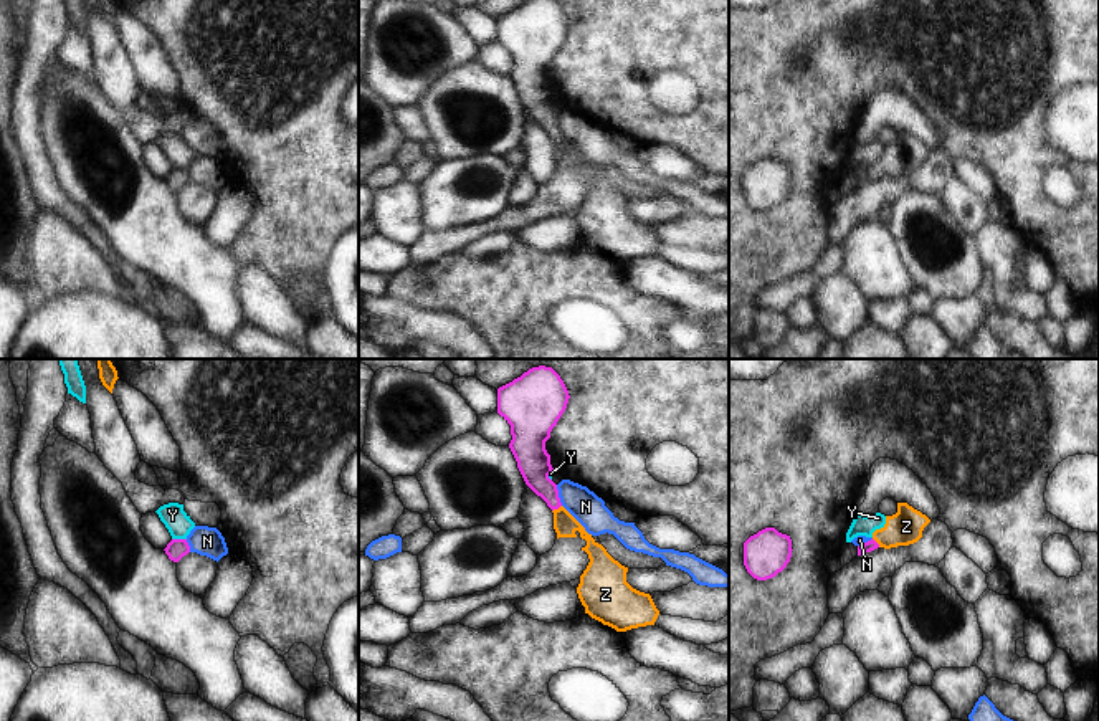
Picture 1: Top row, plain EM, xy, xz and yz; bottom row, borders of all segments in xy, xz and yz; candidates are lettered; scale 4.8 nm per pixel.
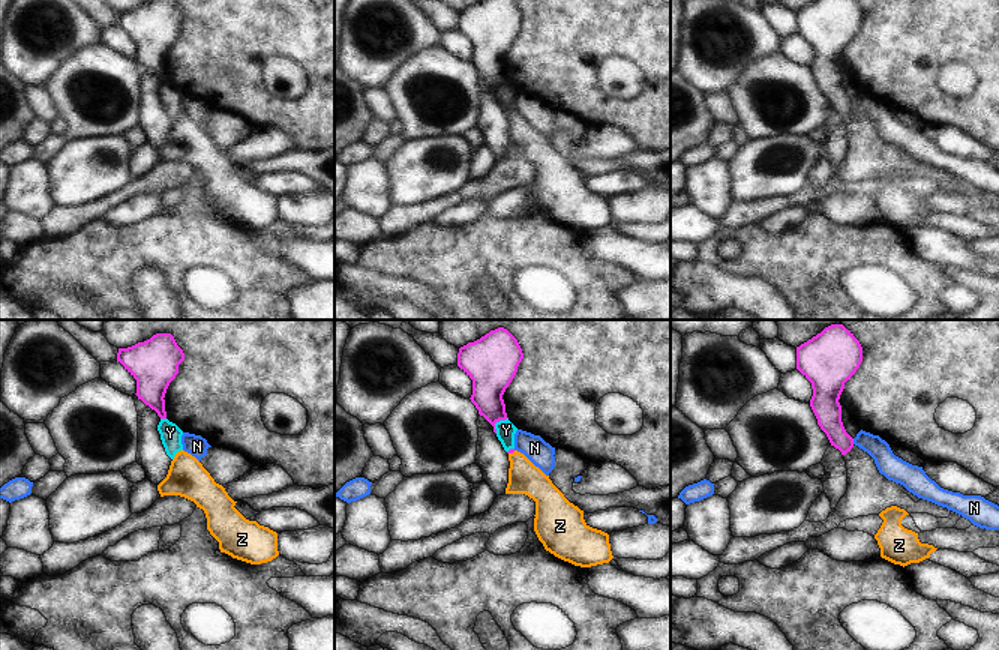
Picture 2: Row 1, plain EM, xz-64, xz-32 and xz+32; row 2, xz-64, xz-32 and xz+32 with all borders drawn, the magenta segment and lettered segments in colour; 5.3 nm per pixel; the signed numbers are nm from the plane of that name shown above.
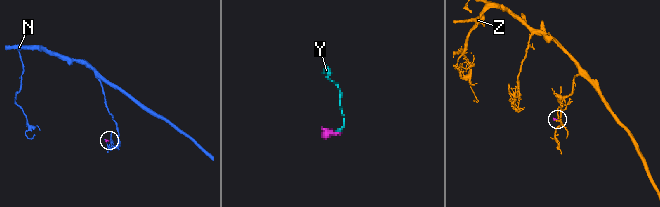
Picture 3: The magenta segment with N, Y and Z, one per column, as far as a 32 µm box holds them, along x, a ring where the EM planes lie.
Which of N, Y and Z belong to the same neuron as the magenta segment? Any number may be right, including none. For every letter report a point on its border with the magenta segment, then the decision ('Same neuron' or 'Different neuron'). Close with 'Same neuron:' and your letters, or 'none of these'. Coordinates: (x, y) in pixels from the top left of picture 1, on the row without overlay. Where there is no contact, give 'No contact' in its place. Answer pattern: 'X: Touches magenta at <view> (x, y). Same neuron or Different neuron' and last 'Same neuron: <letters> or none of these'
N: Touches magenta at xz (557, 124). Different neuron
Y: Touches magenta at xy (179, 169). Different neuron
Z: Touches magenta at xz (556, 138). Same neuron
Same neuron: Z

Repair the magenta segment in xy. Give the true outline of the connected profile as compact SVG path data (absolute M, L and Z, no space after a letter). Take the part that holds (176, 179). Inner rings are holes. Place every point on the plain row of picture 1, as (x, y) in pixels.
M172 169L164 179L170 190L178 192L190 182L187 169Z

